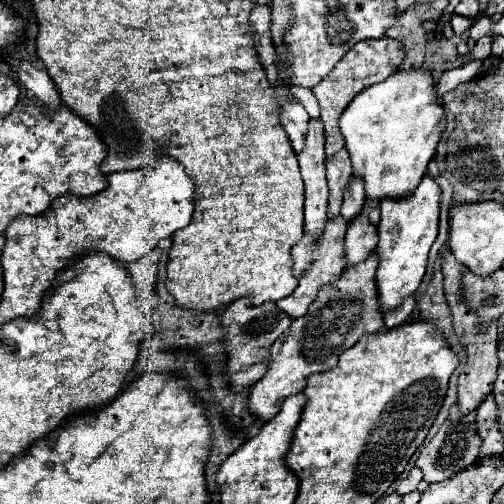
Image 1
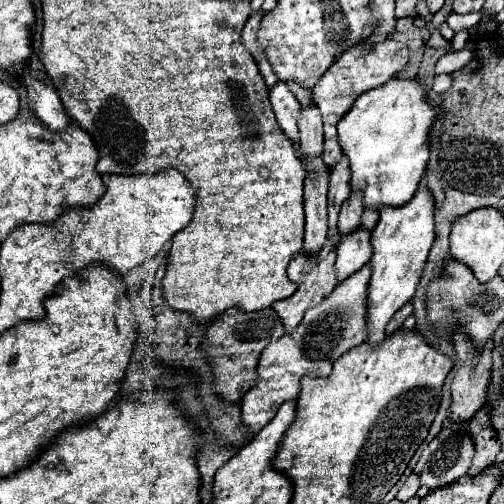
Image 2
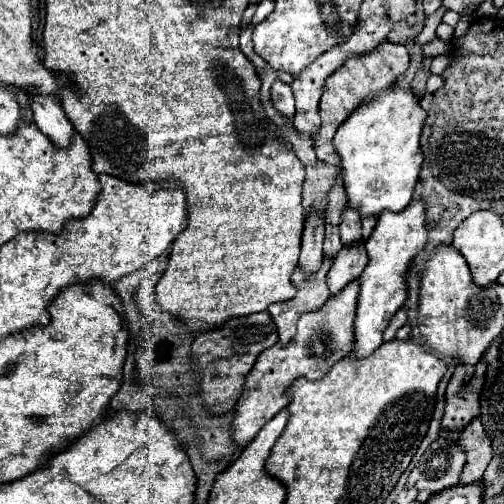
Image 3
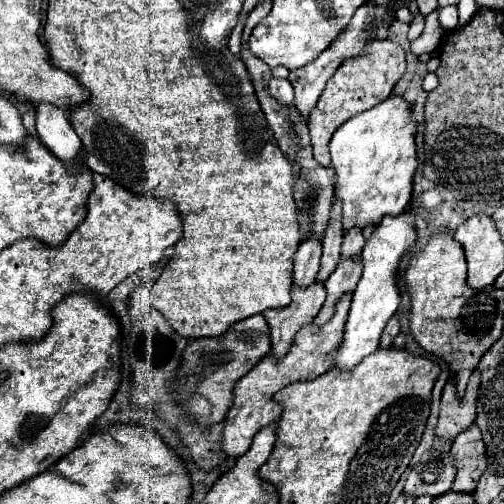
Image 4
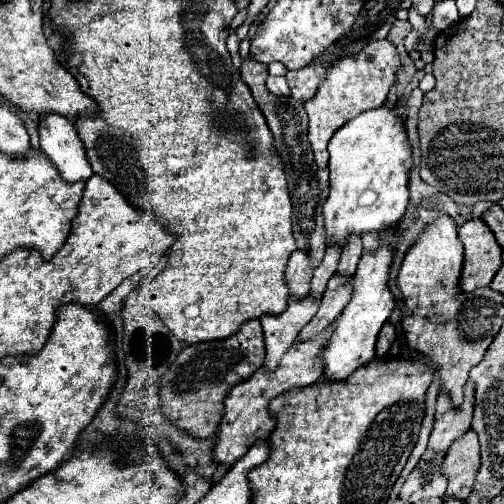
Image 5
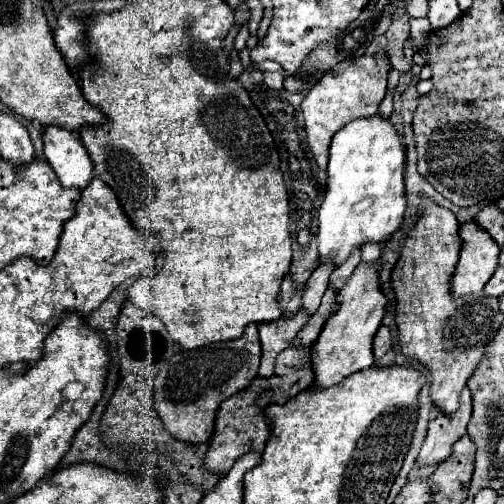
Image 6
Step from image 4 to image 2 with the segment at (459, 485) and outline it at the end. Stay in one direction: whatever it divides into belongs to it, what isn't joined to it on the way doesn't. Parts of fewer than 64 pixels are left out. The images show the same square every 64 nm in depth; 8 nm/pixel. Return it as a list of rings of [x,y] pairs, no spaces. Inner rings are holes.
[[[482,408],[476,412],[476,416],[470,420],[468,432],[470,432],[474,448],[476,448],[474,460],[468,468],[468,476],[478,476],[492,464],[492,460],[500,452],[500,442],[496,438],[496,432],[490,426],[488,408]]]

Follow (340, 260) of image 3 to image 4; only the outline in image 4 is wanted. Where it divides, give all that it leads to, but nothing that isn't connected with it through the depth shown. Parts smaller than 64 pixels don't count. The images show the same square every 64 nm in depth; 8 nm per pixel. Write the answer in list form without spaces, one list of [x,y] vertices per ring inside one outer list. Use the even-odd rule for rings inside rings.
[[[342,260],[336,266],[336,270],[330,274],[330,278],[324,284],[328,296],[318,316],[314,318],[314,326],[324,326],[334,316],[336,302],[342,300],[342,296],[352,294],[356,290],[356,284],[360,280],[360,268],[362,268],[360,260]]]

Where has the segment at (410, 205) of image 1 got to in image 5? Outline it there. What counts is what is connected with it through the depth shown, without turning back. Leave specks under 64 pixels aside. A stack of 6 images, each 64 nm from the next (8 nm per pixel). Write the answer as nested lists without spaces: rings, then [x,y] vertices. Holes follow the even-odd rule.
[[[386,232],[380,236],[380,248],[374,252],[364,252],[358,270],[352,278],[352,298],[346,304],[344,312],[334,320],[334,332],[328,340],[328,344],[322,348],[322,362],[324,362],[324,378],[326,380],[344,380],[348,378],[356,368],[368,364],[374,354],[374,344],[378,338],[380,328],[388,320],[390,312],[394,310],[396,302],[394,296],[388,290],[388,266],[392,262],[394,244],[398,242],[396,232]]]

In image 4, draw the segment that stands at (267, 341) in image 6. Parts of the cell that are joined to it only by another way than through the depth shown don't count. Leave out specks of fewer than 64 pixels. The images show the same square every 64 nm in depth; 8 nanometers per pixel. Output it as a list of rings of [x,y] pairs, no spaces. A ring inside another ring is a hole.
[[[314,282],[306,290],[294,286],[292,302],[286,308],[264,312],[264,318],[268,320],[268,328],[270,328],[270,342],[272,342],[270,354],[276,360],[282,360],[286,356],[296,332],[304,324],[314,320],[314,316],[320,312],[324,304],[324,298],[326,298],[326,290],[318,282]]]

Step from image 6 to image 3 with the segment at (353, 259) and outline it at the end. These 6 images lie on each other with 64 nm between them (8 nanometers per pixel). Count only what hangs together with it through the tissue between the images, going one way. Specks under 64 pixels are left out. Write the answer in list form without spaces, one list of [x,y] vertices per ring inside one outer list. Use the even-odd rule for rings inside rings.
[[[346,208],[346,212],[342,214],[342,224],[340,224],[340,238],[342,238],[342,246],[354,246],[362,240],[362,232],[360,232],[360,214],[356,210]]]

